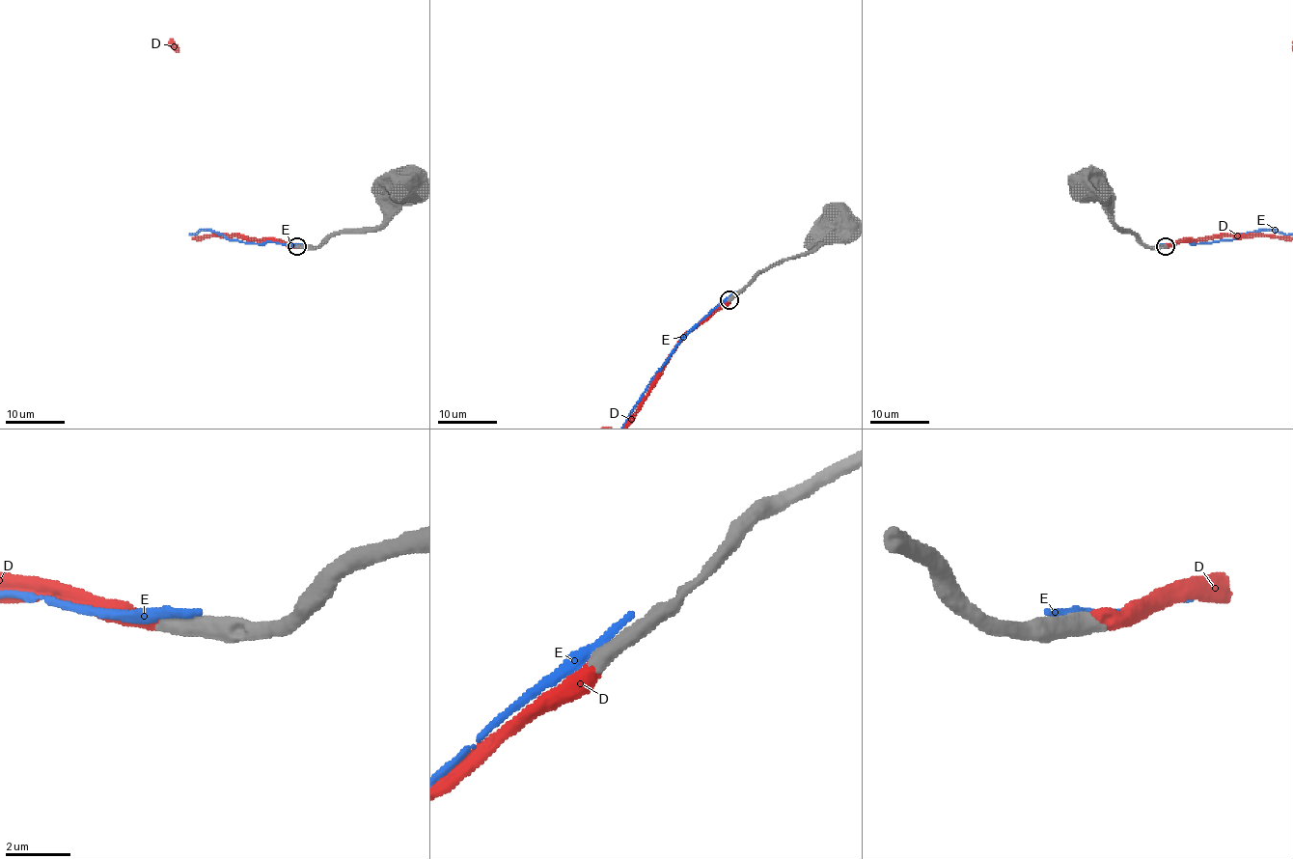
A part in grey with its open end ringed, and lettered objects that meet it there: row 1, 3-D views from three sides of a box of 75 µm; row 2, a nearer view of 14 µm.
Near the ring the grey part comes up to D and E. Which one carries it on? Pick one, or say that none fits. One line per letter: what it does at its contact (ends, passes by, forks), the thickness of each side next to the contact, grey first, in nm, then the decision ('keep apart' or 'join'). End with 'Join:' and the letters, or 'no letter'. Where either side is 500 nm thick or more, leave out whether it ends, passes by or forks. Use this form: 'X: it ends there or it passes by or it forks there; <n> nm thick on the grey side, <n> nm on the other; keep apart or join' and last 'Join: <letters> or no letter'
D: 550 nm thick on the grey side, 550 nm on the other; join
E: 650 nm thick on the grey side, 360 nm on the other; keep apart
Join: D

